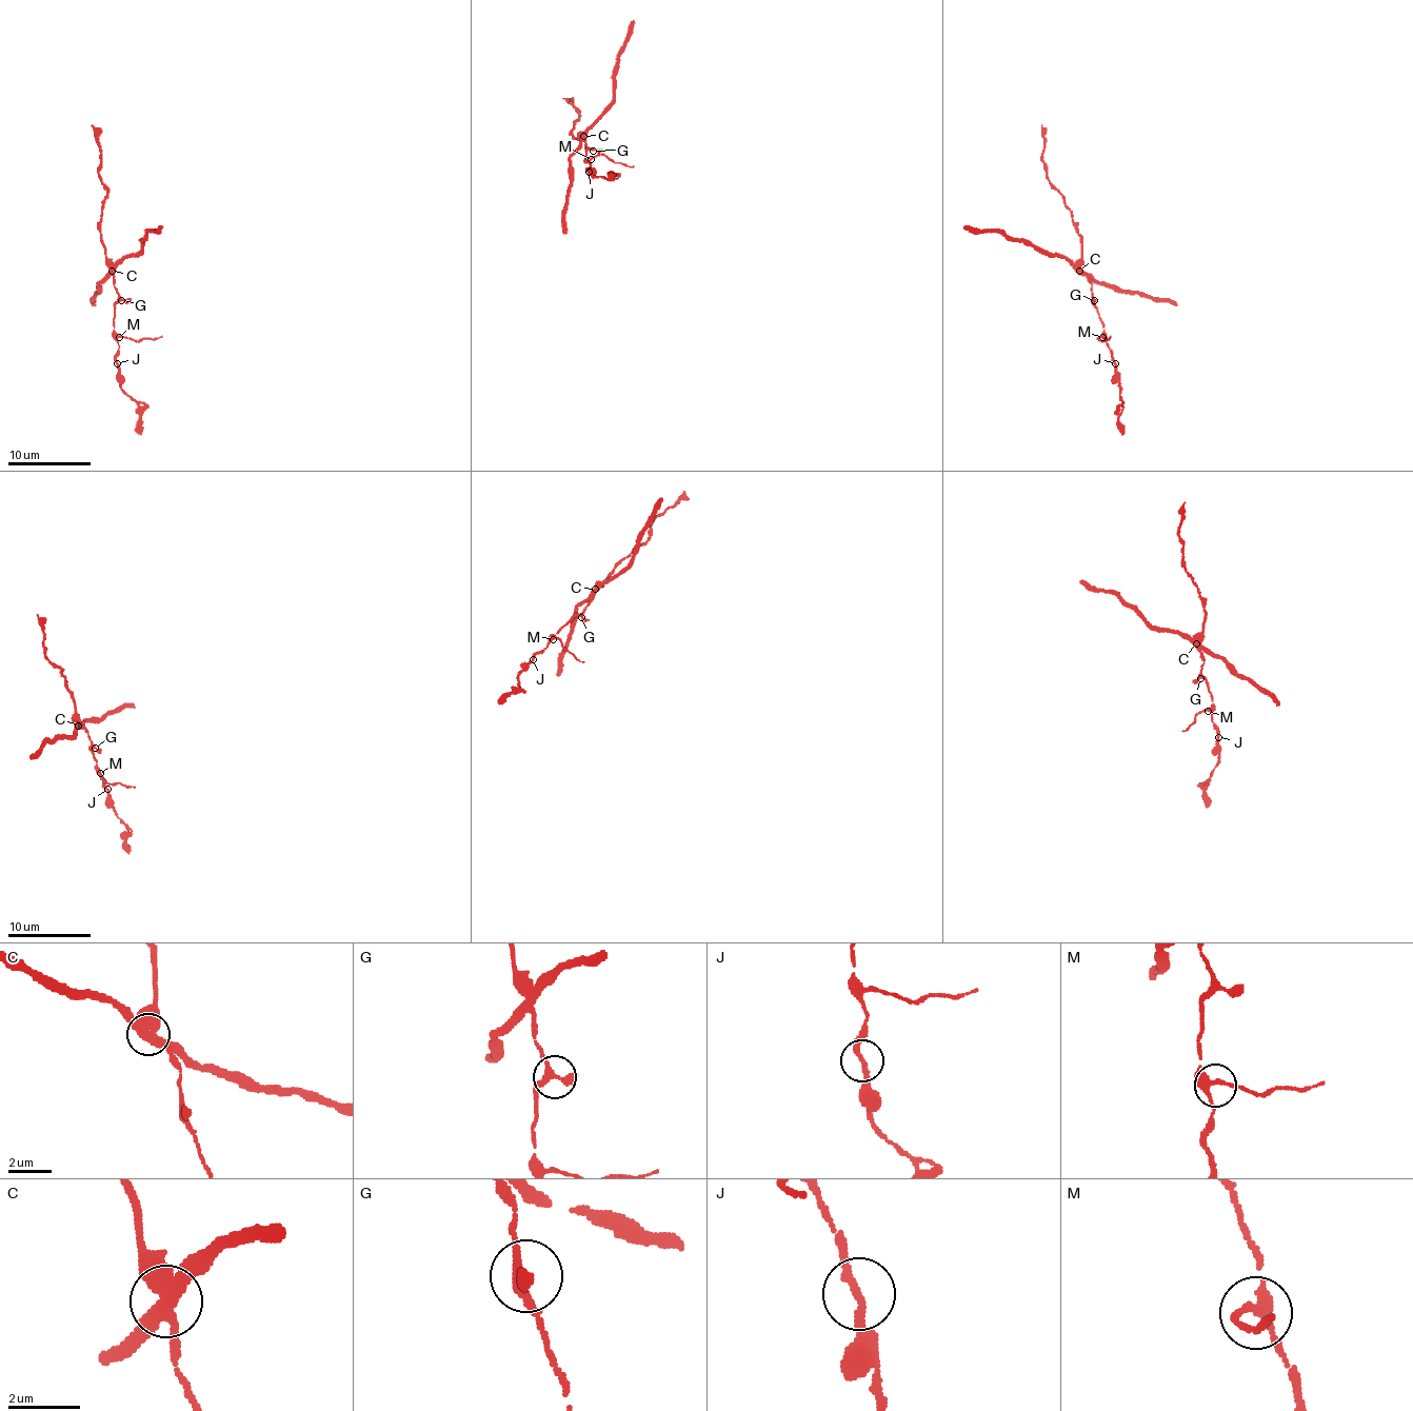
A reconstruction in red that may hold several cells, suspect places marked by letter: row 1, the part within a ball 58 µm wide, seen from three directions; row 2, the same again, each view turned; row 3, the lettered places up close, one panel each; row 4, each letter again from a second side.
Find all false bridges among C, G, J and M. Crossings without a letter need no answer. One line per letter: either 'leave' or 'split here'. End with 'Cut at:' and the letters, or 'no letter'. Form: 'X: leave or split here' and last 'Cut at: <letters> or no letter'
C: split here
G: leave
J: leave
M: leave
Cut at: C

